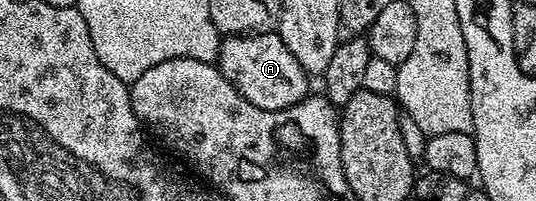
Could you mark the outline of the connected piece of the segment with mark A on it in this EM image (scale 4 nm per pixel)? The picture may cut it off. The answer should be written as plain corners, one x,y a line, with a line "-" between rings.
278,33
262,35
228,35
219,44
217,60
219,72
228,79
257,109
285,109
303,102
309,94
307,70
285,49
285,41
281,41

